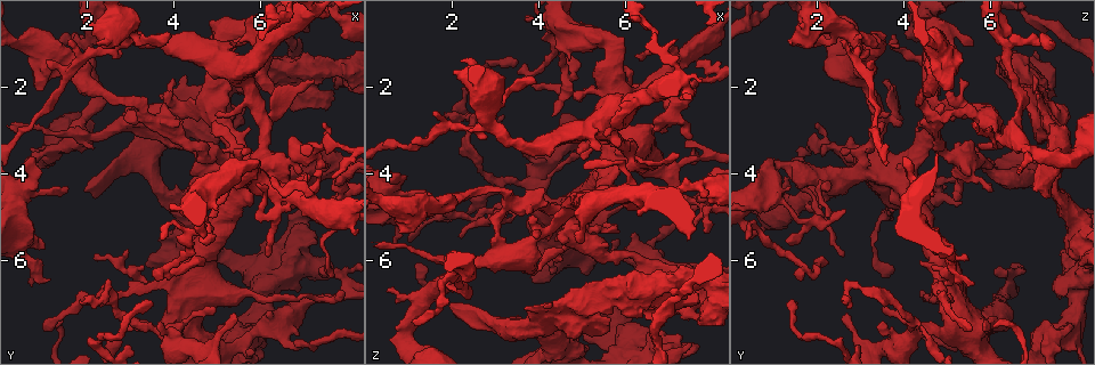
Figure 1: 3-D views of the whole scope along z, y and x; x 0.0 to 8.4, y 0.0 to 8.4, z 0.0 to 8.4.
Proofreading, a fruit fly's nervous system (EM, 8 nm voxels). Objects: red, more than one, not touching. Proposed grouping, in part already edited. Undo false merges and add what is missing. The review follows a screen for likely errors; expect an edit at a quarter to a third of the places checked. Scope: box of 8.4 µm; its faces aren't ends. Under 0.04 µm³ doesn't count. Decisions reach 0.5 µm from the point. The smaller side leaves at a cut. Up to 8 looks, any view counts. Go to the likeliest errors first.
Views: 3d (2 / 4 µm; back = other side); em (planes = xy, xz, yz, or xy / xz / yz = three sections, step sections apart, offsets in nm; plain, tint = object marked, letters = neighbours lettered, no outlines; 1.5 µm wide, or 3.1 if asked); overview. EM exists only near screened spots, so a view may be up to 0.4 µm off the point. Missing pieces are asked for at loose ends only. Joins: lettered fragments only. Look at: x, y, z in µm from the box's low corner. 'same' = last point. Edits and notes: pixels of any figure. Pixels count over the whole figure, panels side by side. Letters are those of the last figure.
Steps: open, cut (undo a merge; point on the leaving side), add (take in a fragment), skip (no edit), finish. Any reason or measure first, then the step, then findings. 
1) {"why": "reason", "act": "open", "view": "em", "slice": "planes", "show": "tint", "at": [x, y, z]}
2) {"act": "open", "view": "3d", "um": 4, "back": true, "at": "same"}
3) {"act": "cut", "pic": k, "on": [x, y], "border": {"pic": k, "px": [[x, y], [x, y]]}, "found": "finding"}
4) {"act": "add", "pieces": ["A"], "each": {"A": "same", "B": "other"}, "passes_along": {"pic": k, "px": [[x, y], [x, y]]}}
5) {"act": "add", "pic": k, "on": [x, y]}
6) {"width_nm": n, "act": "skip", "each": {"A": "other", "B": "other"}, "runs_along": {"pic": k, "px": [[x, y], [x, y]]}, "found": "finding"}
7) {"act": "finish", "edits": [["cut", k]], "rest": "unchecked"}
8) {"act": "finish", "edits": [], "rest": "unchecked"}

{"why": "free end", "act": "open", "view": "em", "slice": "yz", "step": 8, "show": "letters", "at": [5.50, 2.95, 7.60]}

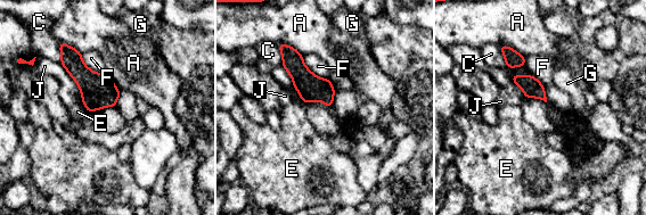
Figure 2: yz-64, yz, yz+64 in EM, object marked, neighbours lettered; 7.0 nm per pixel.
{"act": "skip", "each": {"A": "other", "C": "other", "E": "other", "F": "other", "G": "other", "J": "other"}, "found": "no lettered fragment goes on from it"}

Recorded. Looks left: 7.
{"why": "branch stops here", "act": "open", "view": "3d", "um": 4, "at": [1.95, 4.45, 7.00]}

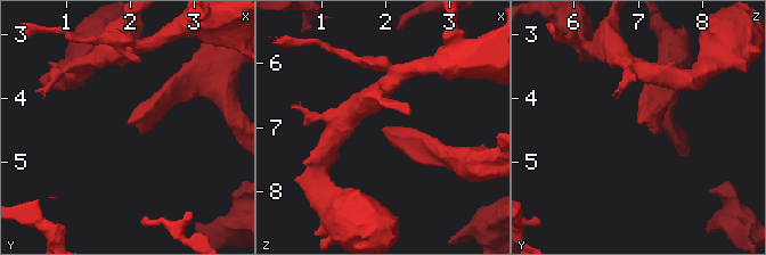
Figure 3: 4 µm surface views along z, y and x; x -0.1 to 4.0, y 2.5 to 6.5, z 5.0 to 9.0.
{"act": "open", "view": "em", "slice": "planes", "show": "plain", "at": [1.95, 4.40, 7.05]}

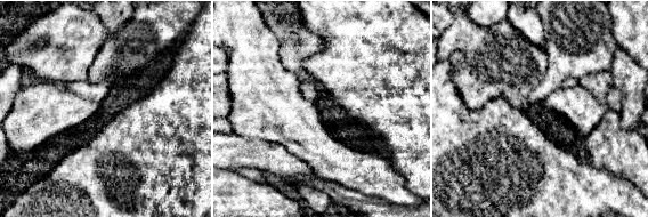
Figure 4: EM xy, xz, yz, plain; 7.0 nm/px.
{"act": "open", "view": "em", "slice": "planes", "show": "letters", "at": "same"}

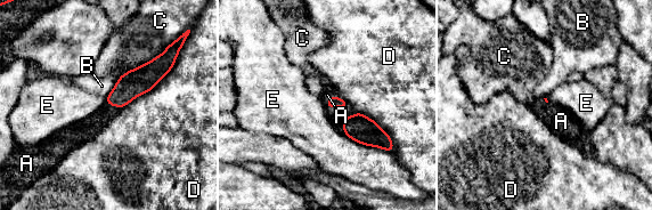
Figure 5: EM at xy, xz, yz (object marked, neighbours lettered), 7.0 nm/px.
{"longest_contact_nm": ["D", 500], "act": "add", "pieces": ["A"], "each": {"A": "same", "B": "other", "C": "other", "D": "other", "E": "other"}, "found": "it goes on there"}

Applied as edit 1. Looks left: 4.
{"why": "an open end", "act": "open", "view": "3d", "um": 4, "at": [7.45, 2.85, 1.95]}

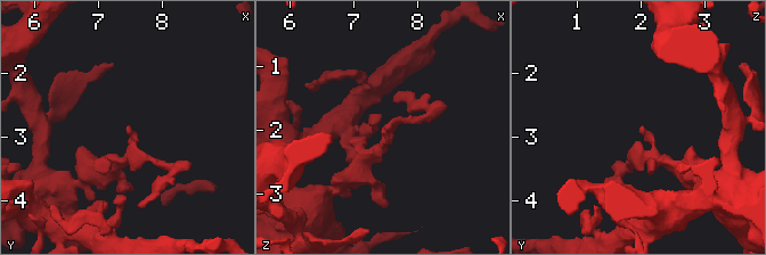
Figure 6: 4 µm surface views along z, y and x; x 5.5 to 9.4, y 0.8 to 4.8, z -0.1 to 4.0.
{"why": "need the tissue", "act": "open", "view": "em", "slice": "planes", "show": "letters", "at": [7.40, 2.90, 1.95]}

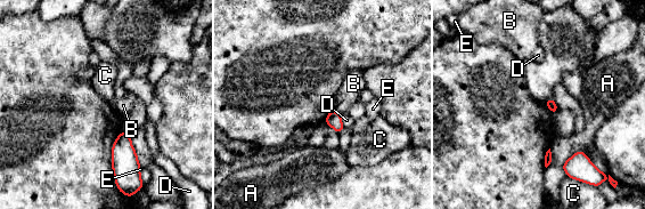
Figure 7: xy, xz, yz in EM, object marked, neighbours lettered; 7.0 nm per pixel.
{"longest_contact_nm": ["A", 240], "act": "skip", "each": {"A": "other", "B": "other", "C": "other", "D": "other", "E": "other"}, "border": {"pic": 7, "px": [[568, 176], [576, 179]]}, "found": "no lettered fragment goes on from it"}

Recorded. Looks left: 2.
{"act": "finish", "edits": [["add", 5]], "rest": "unchecked"}

